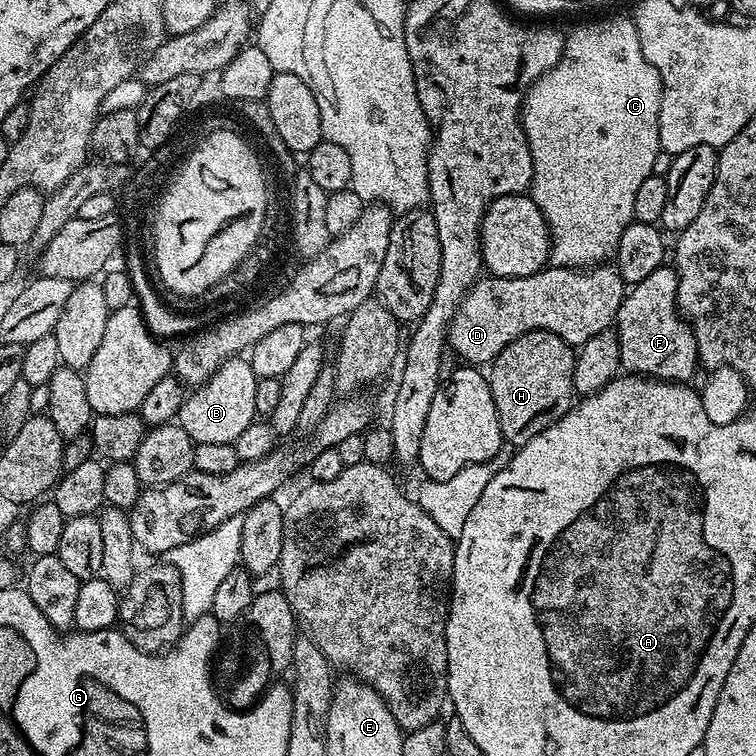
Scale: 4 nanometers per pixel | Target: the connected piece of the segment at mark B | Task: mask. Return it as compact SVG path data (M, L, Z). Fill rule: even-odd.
M233 358L218 366L218 370L214 370L205 384L185 395L178 423L182 430L186 430L186 434L190 434L193 445L206 442L236 443L238 434L242 434L242 430L246 430L246 426L257 419L254 410L254 386L257 379L251 359Z

